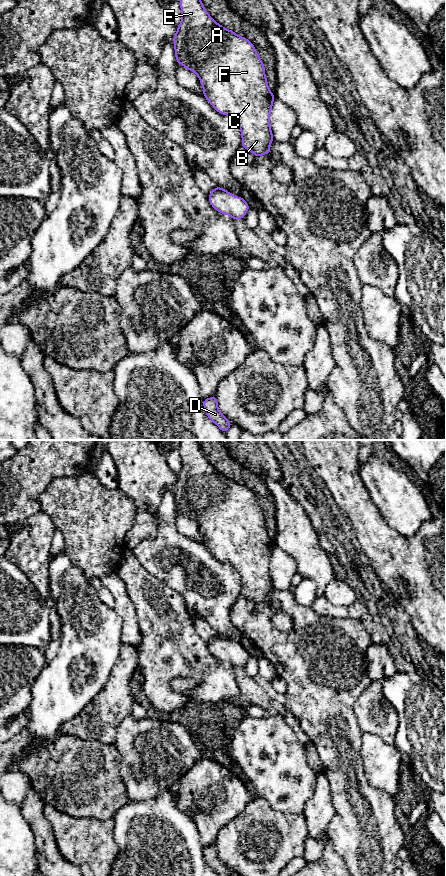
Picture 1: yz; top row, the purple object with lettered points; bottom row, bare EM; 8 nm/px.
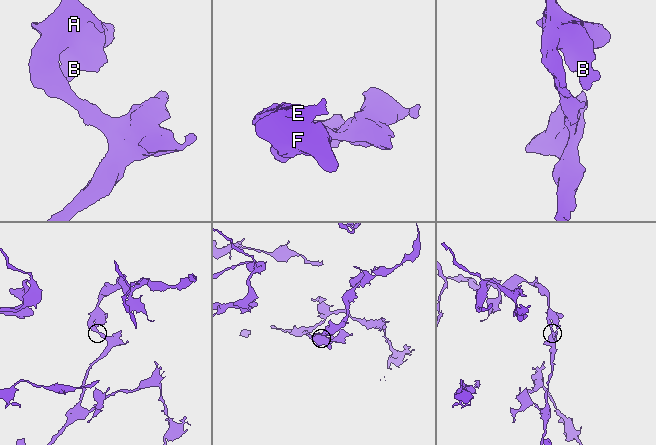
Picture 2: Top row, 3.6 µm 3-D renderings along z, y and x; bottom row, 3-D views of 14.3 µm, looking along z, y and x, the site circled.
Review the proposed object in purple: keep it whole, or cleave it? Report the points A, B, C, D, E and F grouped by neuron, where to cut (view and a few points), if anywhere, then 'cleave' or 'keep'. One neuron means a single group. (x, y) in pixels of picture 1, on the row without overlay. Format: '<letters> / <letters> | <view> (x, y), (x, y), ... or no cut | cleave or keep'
A B C D E F | no cut | keep

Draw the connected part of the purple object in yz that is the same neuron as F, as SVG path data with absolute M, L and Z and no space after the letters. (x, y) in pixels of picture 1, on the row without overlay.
M195 440L179 441L181 471L177 475L175 484L172 486L177 511L198 524L203 534L203 544L218 561L231 564L236 569L241 579L243 596L252 600L256 606L263 602L271 603L269 595L274 585L269 567L273 549L276 545L268 535L265 515L255 494L245 485L239 484L234 479L218 472L205 458L203 450Z

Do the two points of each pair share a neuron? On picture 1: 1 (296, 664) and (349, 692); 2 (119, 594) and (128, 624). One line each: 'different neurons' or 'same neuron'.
1: same neuron
2: same neuron

